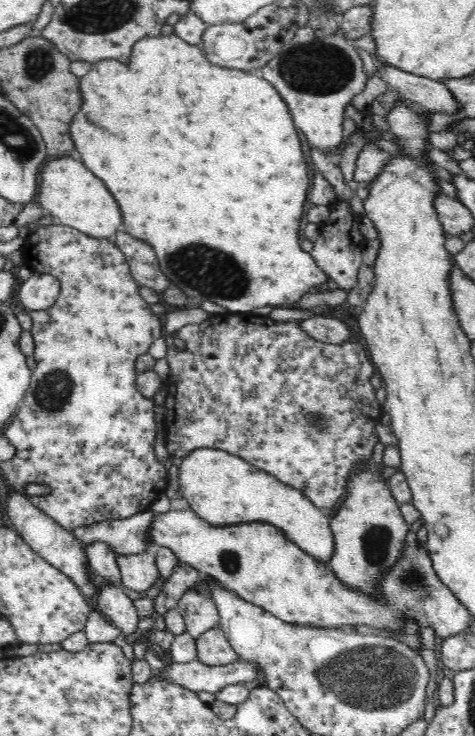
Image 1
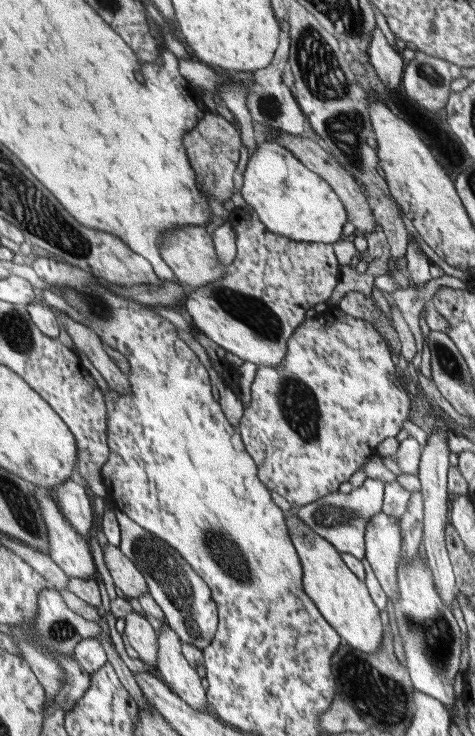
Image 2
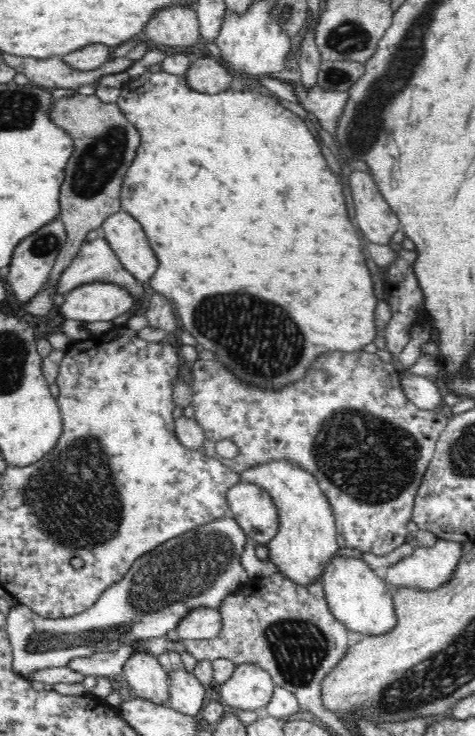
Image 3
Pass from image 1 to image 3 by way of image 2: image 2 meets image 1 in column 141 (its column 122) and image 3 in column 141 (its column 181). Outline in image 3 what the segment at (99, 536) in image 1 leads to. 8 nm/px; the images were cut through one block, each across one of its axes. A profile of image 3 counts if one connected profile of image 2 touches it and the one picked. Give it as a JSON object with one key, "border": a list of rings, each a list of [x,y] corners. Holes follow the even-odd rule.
{"border":[[[231,515],[212,519],[209,523],[168,539],[142,554],[126,570],[126,574],[112,583],[90,608],[72,618],[42,618],[27,606],[15,604],[9,610],[7,624],[4,627],[13,654],[14,673],[26,682],[31,682],[31,674],[38,669],[68,667],[68,662],[74,658],[88,657],[93,653],[113,652],[124,644],[133,646],[138,640],[145,642],[151,637],[166,638],[169,632],[176,632],[180,619],[194,607],[210,607],[217,610],[226,594],[235,593],[246,582],[254,579],[239,561],[246,541],[250,541],[250,538],[242,532]]]}

